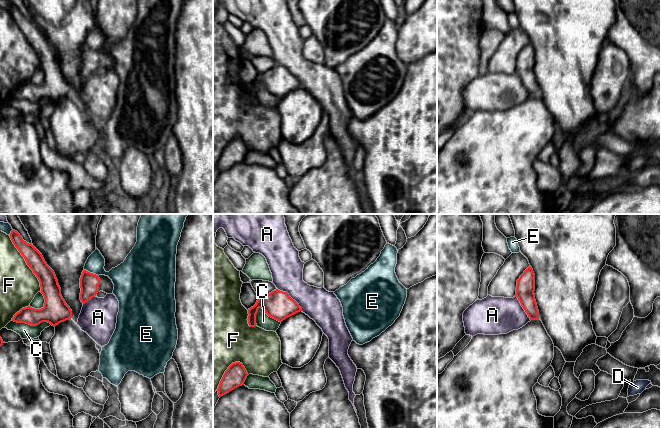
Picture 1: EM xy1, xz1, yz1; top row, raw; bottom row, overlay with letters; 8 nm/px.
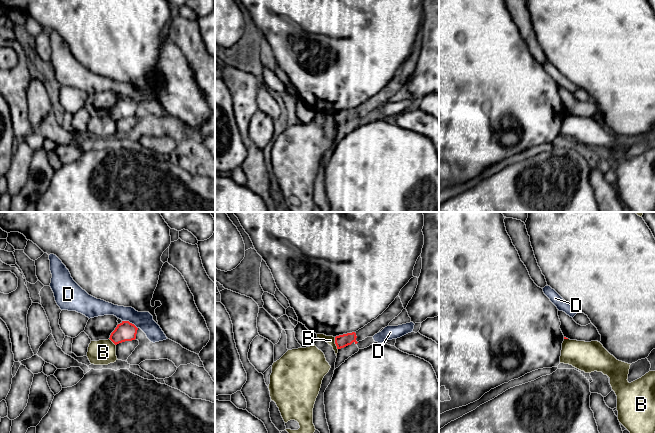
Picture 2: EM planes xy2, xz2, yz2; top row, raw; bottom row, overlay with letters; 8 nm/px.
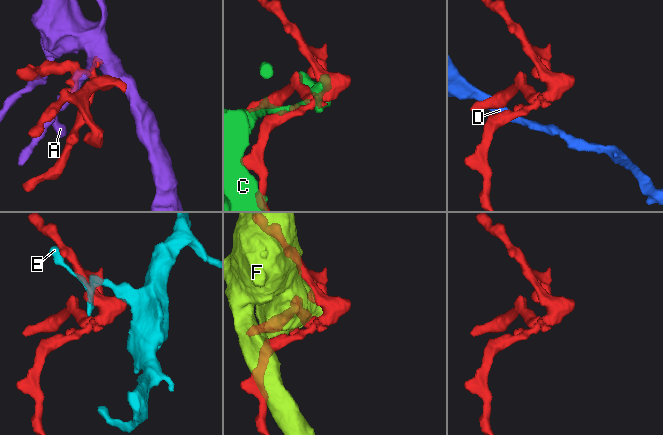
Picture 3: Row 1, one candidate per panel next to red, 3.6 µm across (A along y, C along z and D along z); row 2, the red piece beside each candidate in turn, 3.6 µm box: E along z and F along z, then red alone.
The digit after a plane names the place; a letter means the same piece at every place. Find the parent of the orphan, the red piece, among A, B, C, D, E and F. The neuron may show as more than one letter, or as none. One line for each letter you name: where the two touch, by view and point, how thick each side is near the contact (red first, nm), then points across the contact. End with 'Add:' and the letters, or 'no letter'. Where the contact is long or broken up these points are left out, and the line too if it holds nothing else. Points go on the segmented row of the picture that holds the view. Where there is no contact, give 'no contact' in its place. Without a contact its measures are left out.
Add: no letter

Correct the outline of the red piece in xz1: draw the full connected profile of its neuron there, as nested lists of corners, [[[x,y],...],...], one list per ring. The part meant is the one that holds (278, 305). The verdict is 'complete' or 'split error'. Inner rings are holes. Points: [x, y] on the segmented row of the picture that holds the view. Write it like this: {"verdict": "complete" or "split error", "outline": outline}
{"verdict": "complete", "outline": [[[276,289],[265,296],[259,297],[256,304],[248,309],[247,320],[250,327],[257,325],[256,314],[259,308],[262,308],[269,317],[279,322],[302,311],[299,304],[287,292]]]}

